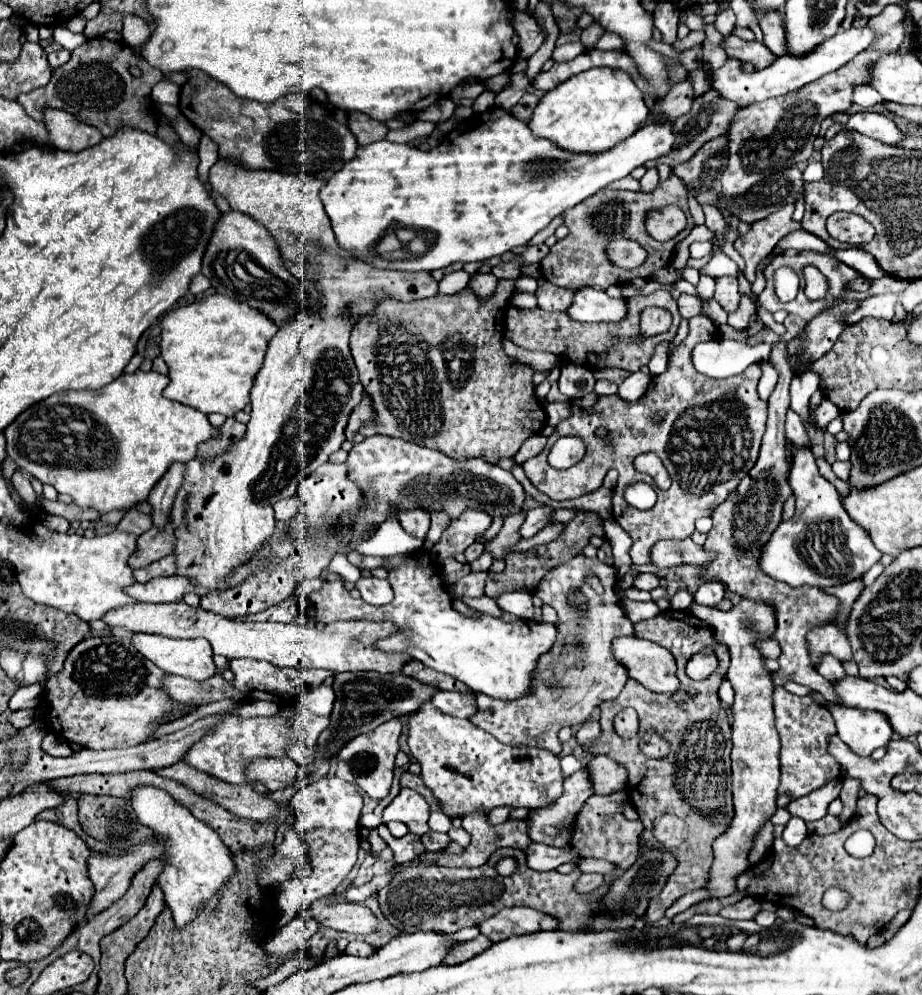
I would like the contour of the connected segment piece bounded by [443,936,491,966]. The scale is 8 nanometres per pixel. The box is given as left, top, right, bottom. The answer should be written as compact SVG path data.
M477 936L477 938L473 938L473 940L459 942L459 944L451 946L451 950L447 952L443 964L455 966L455 964L461 964L461 962L467 962L467 960L471 960L473 956L477 956L479 952L485 952L489 946L491 946L491 940L487 940L485 936Z

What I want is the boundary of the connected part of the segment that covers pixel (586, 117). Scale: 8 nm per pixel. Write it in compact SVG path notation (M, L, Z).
M591 68L559 84L559 88L547 92L535 106L533 116L529 120L529 128L535 138L547 138L561 150L573 154L601 154L623 142L627 136L631 136L637 130L637 124L647 118L647 114L649 108L643 104L643 96L639 88L635 88L633 80L623 70Z

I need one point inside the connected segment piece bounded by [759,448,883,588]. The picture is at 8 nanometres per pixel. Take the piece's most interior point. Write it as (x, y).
(821, 546)

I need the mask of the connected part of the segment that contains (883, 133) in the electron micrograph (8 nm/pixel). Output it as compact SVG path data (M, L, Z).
M855 112L855 114L849 114L849 120L845 124L831 124L831 128L825 134L825 140L833 138L843 128L865 134L883 144L895 144L897 140L903 138L903 132L895 126L891 118L883 114L873 114L873 112Z

